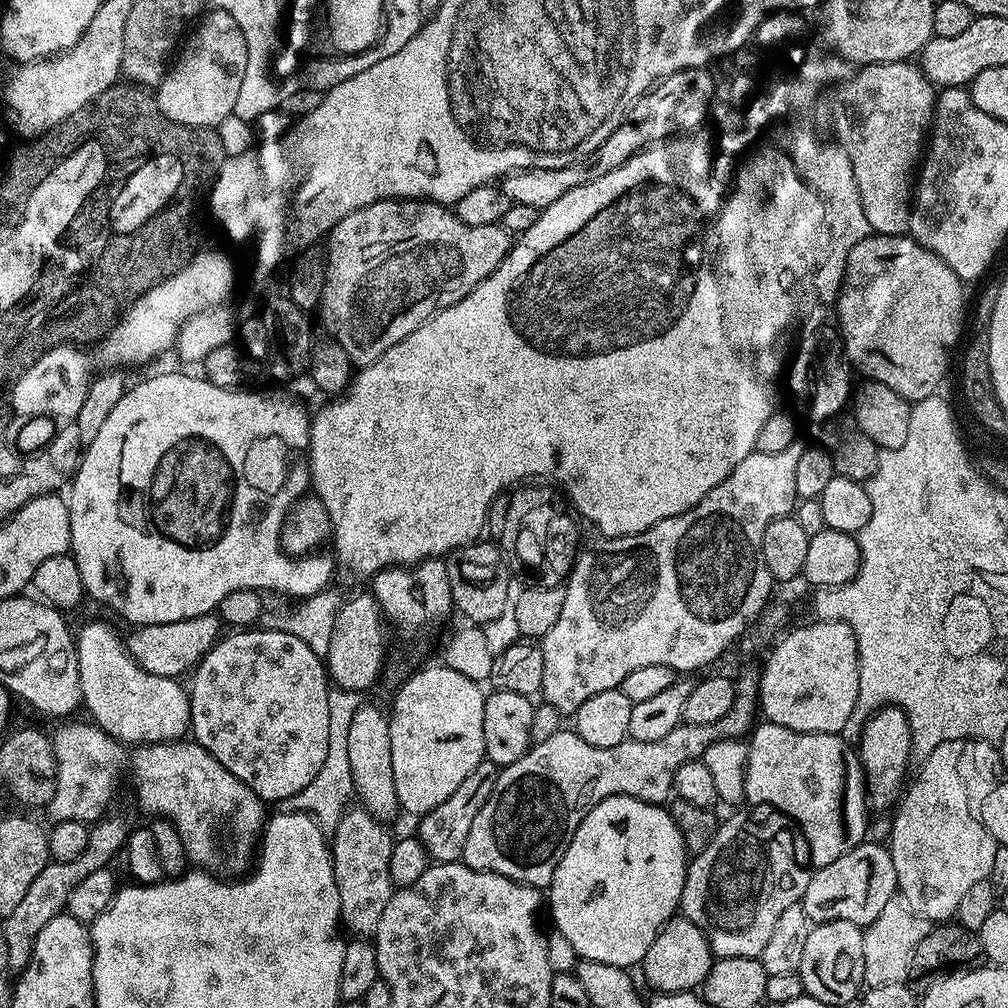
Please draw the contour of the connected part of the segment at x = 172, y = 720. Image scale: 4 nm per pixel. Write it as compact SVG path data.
M88 624L74 636L80 698L91 719L121 745L143 746L182 740L190 732L190 702L185 685L170 676L150 674L128 653L128 645L108 624Z

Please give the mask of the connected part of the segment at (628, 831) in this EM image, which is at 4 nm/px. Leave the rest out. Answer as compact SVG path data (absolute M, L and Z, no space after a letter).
M611 796L598 802L598 806L594 806L594 810L590 810L590 814L586 814L586 818L582 818L578 830L574 830L574 838L570 838L570 846L566 846L566 854L562 854L562 862L558 862L552 883L546 889L546 904L547 907L548 904L552 907L552 920L556 923L553 924L555 931L566 934L566 942L570 942L570 946L574 946L580 960L606 962L610 966L626 969L631 969L632 964L639 965L643 961L646 950L650 950L650 942L654 942L654 938L660 933L665 922L677 915L689 863L690 853L684 847L682 834L678 830L678 826L674 826L674 818L667 807L659 804L647 804L638 798L629 796Z

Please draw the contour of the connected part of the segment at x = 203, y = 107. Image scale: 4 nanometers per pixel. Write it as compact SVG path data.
M217 8L211 9L197 26L157 85L154 95L168 120L196 128L216 128L232 116L235 99L242 88L246 74L246 40L238 22Z

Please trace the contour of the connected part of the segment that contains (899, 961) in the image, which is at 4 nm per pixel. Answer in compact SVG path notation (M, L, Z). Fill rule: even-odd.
M897 892L886 902L878 918L865 928L863 949L865 951L865 985L868 988L905 983L911 977L913 954L926 934L933 928L930 919L914 912L906 896Z

